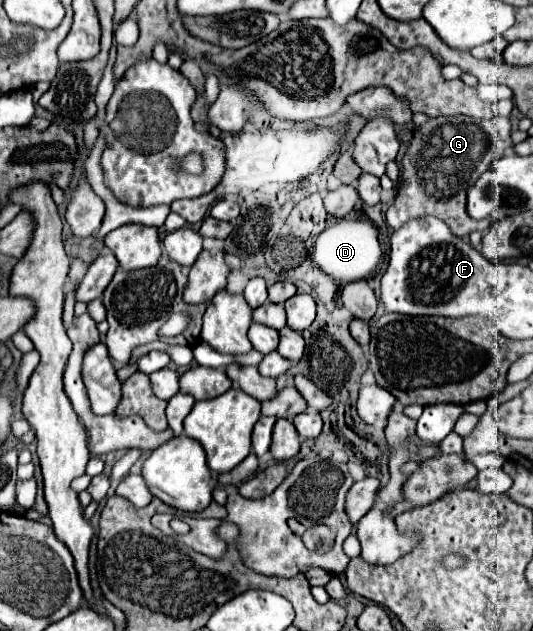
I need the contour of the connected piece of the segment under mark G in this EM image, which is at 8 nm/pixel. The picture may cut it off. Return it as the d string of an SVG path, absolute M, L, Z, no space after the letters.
M466 115L456 117L436 117L430 119L424 127L414 131L412 143L402 159L402 183L396 195L396 201L386 211L388 225L396 231L404 223L416 217L432 215L442 219L452 233L466 237L472 231L486 231L490 219L472 221L466 213L466 191L476 183L480 173L488 171L494 159L504 155L504 149L510 145L510 119L496 115L490 121L472 119Z

